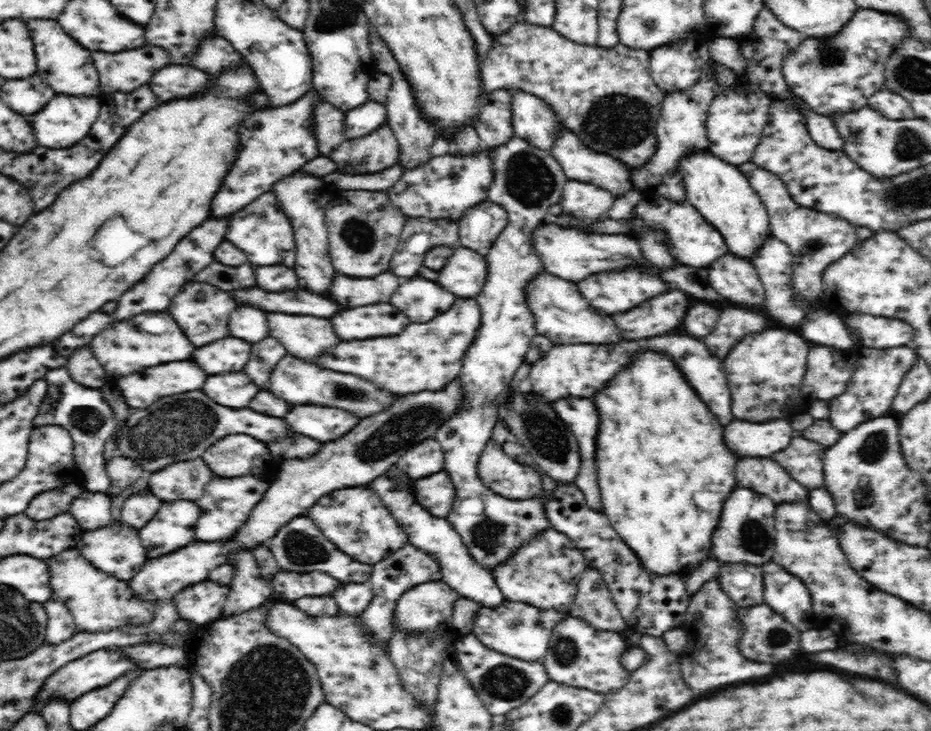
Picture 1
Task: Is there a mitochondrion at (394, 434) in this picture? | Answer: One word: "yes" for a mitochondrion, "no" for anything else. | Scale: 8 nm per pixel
yes

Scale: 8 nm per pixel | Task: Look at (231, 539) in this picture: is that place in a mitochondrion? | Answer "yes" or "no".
no

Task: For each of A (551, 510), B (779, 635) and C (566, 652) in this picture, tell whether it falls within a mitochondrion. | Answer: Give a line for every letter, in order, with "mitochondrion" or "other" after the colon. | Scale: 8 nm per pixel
A: other
B: mitochondrion
C: mitochondrion

